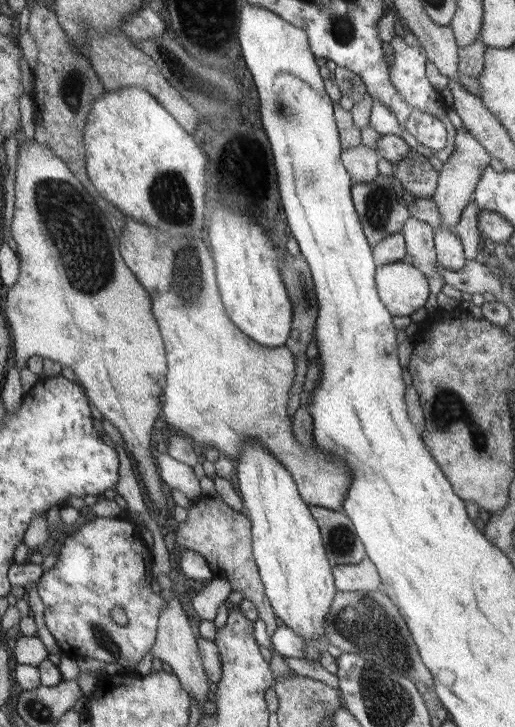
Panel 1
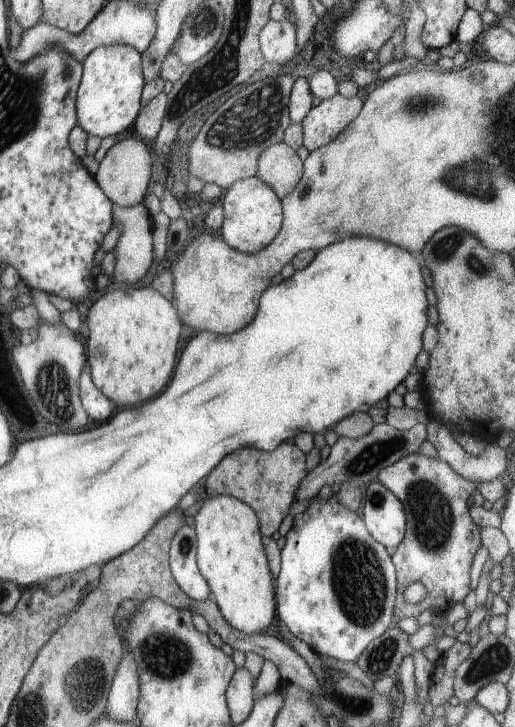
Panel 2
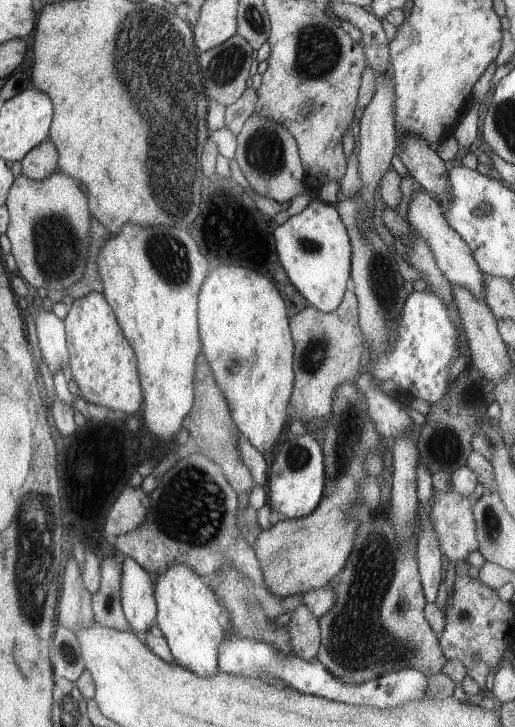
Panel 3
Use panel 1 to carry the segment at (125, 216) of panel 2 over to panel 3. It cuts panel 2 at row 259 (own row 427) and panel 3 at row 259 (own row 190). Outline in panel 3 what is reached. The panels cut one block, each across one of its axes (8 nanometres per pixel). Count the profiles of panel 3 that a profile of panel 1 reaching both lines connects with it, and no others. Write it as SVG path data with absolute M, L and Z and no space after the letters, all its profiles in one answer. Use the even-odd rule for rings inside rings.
M53 172L39 182L29 180L23 175L13 180L5 196L5 208L8 212L7 238L11 240L11 254L17 262L19 274L27 280L27 284L35 288L49 290L65 290L81 278L87 258L87 244L89 244L89 218L87 200L79 191L79 186L73 178Z

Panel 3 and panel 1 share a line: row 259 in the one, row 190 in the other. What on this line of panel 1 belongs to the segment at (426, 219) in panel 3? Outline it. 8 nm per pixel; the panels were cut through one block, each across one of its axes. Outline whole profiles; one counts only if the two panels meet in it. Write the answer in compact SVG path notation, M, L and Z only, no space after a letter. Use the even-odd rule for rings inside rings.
M457 130L453 143L455 143L453 154L447 158L447 162L442 164L442 168L438 172L437 186L431 197L439 214L439 226L447 228L457 225L463 210L471 203L472 195L475 193L479 177L481 177L481 171L485 165L489 165L490 159L487 151L466 130Z

